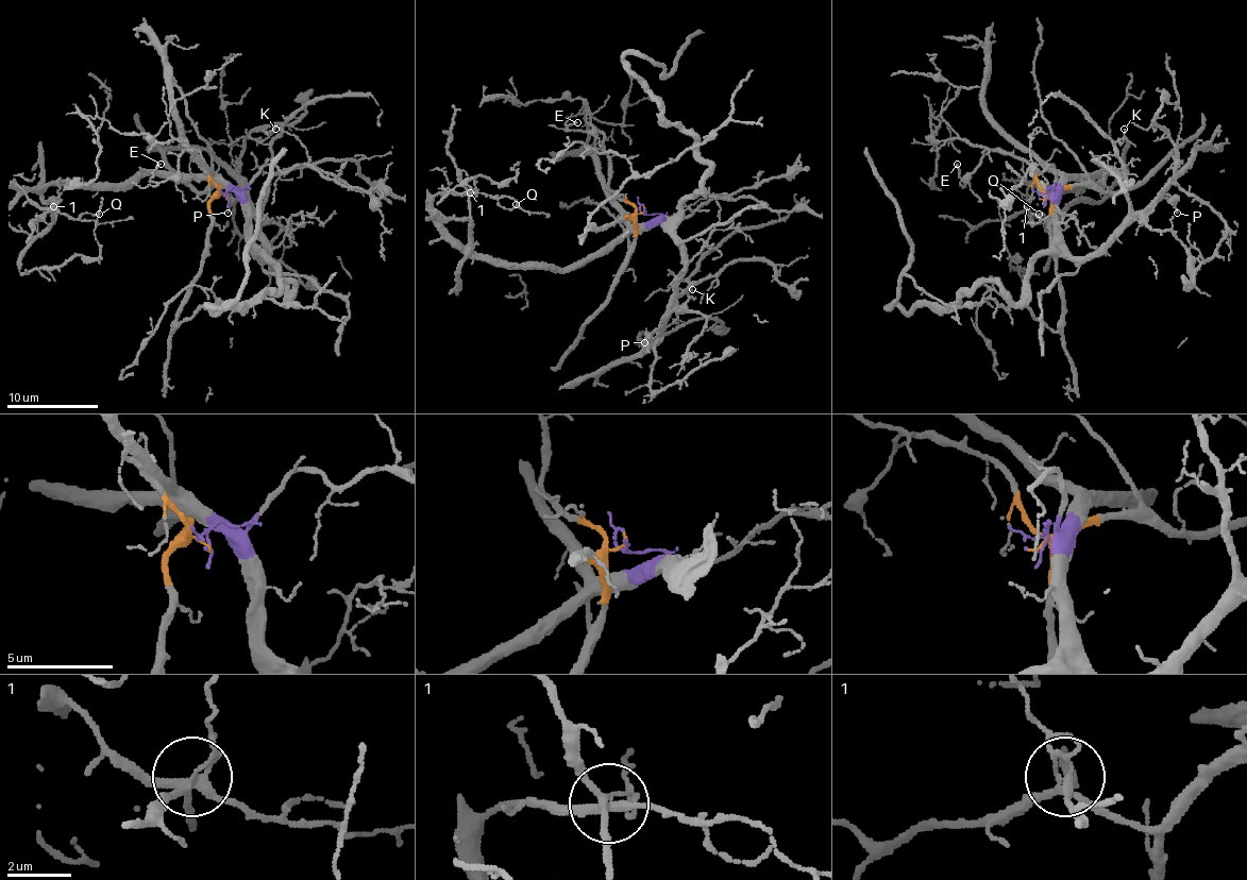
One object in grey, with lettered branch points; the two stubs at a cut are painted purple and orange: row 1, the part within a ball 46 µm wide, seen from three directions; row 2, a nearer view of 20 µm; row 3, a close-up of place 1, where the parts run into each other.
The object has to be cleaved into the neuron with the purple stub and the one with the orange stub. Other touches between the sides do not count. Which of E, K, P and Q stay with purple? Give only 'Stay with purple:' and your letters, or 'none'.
Stay with purple: K, P, Q

